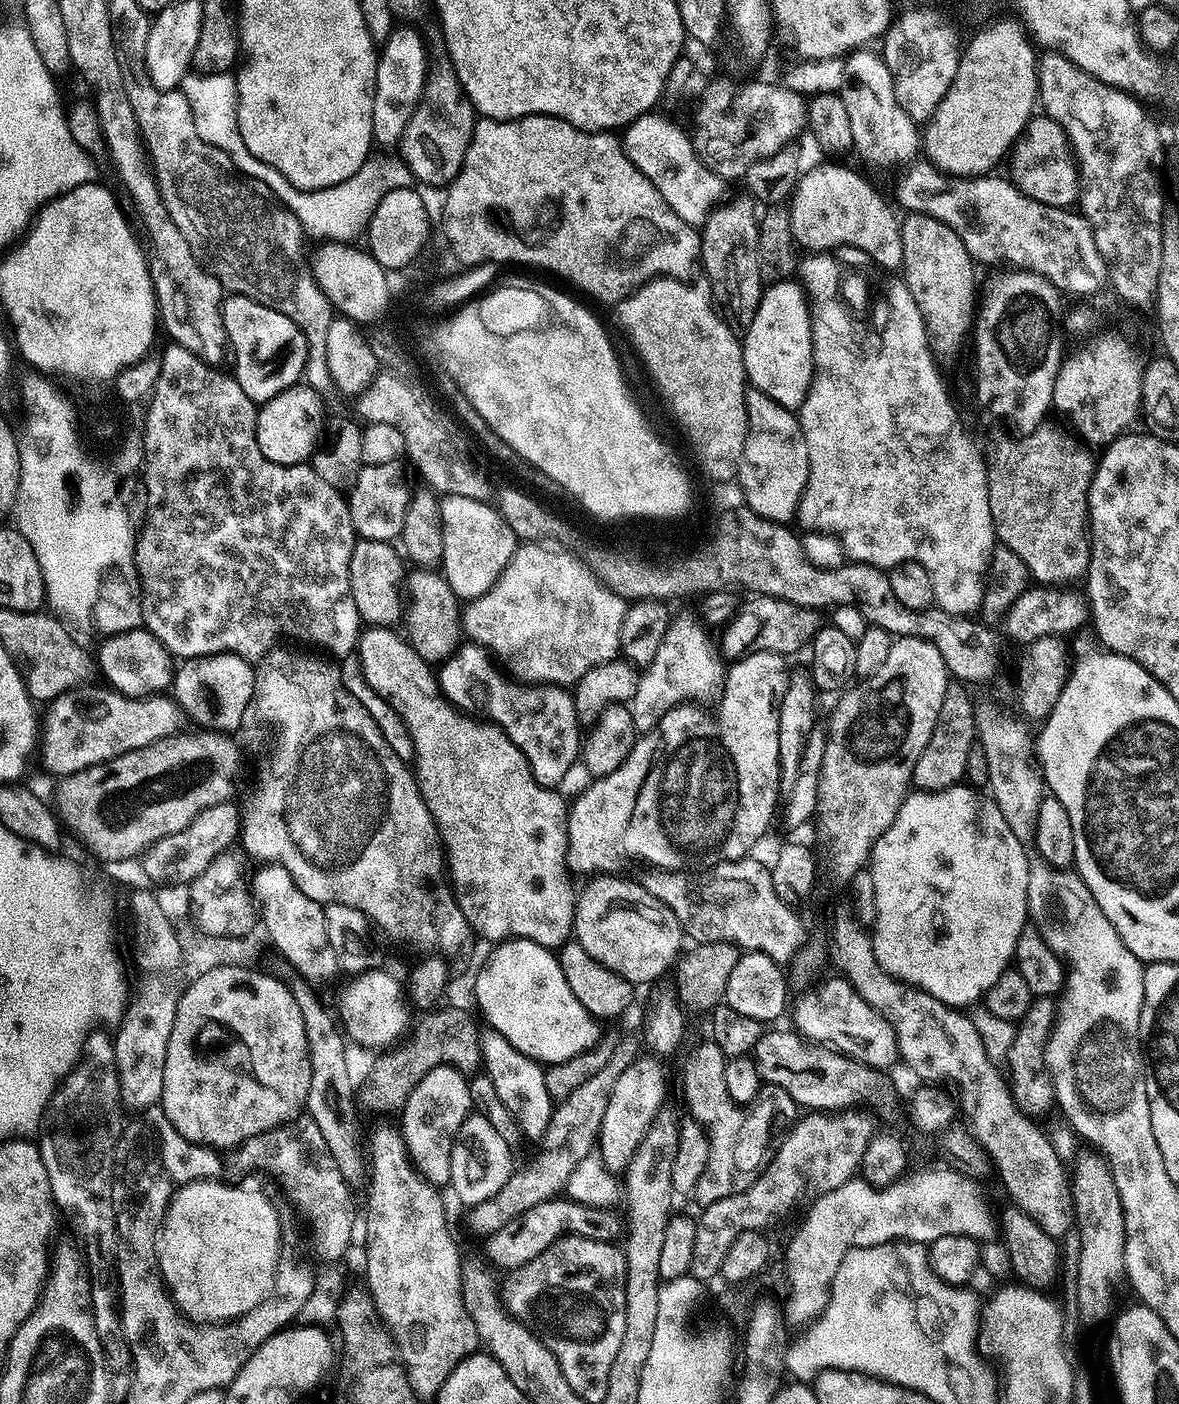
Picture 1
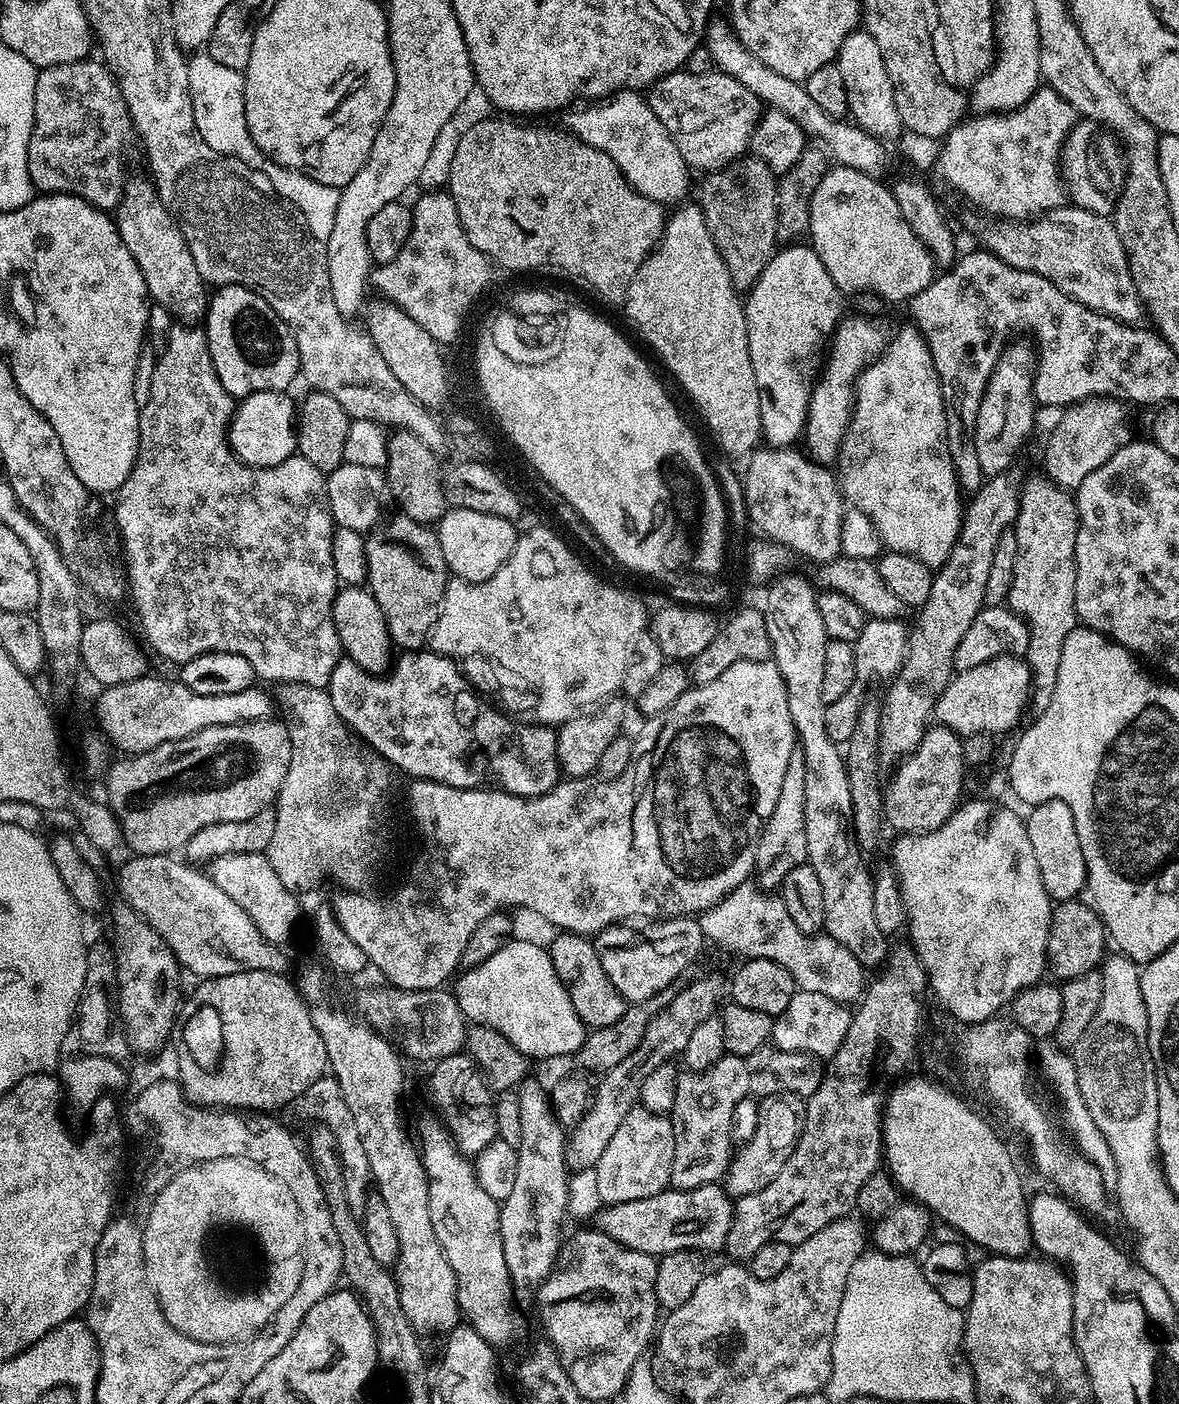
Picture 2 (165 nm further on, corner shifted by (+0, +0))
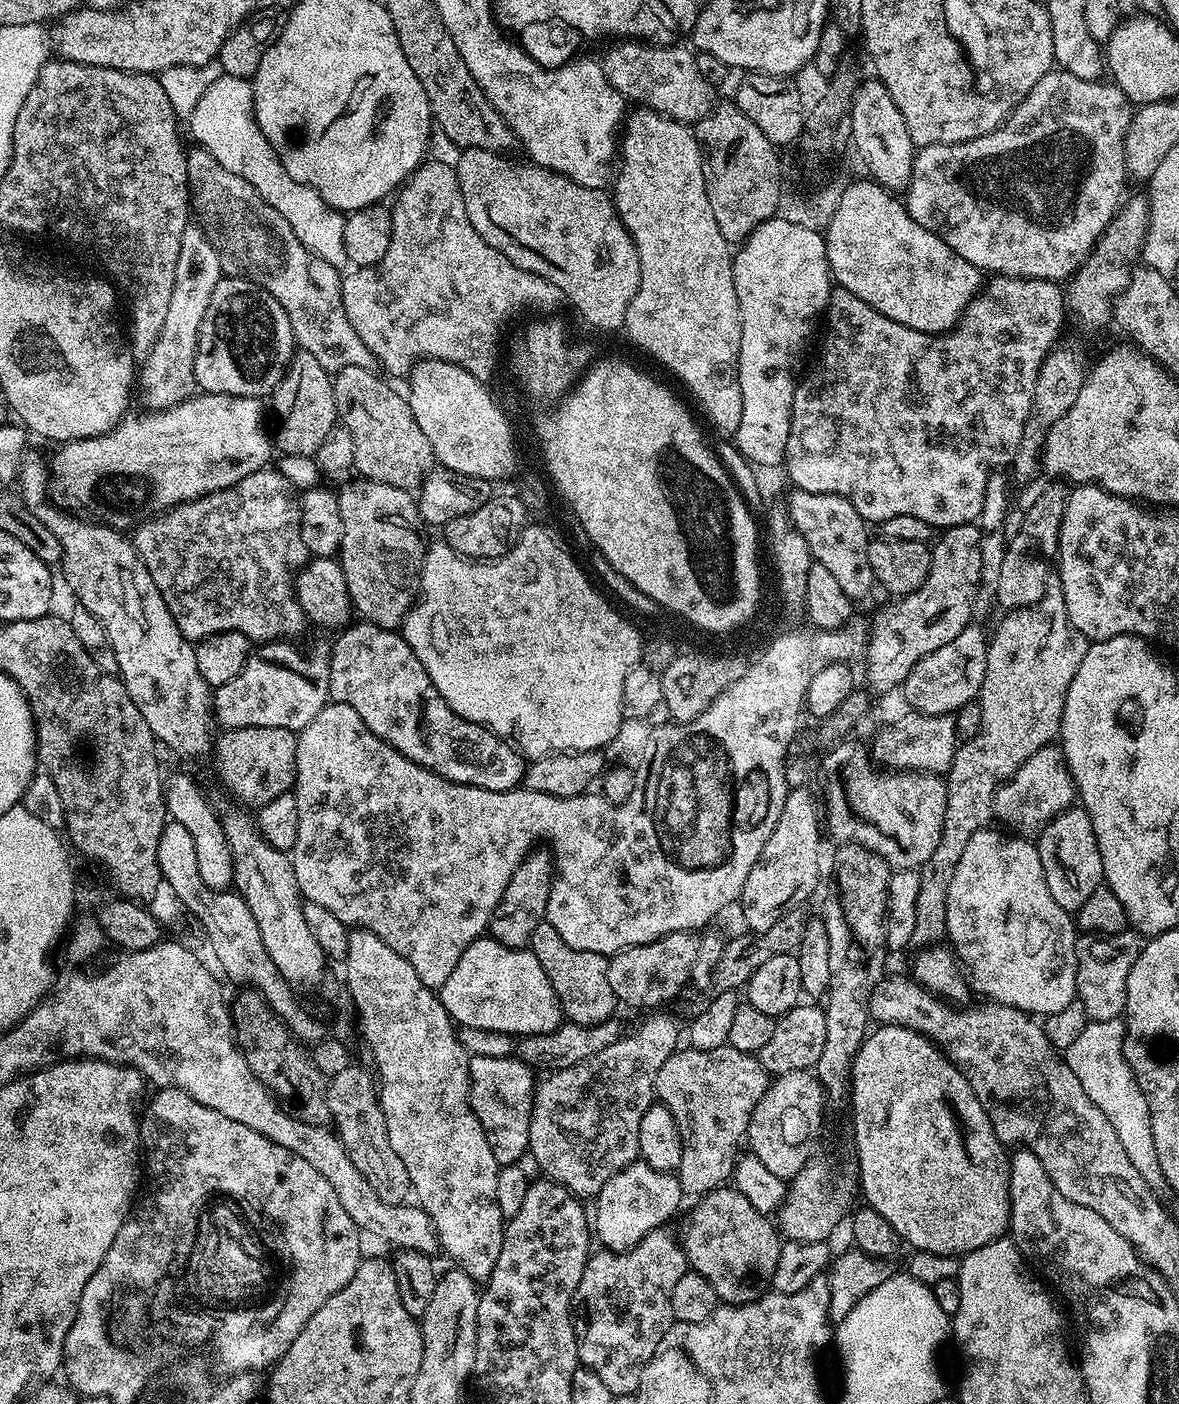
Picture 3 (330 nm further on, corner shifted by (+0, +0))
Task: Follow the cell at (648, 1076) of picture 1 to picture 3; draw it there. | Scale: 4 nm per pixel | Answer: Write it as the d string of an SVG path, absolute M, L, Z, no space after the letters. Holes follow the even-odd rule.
M635 1160L622 1171L612 1175L602 1190L595 1196L598 1206L598 1226L594 1236L601 1240L610 1252L626 1252L633 1248L646 1234L655 1228L667 1225L668 1219L680 1208L683 1192L677 1175L654 1171L647 1163Z

